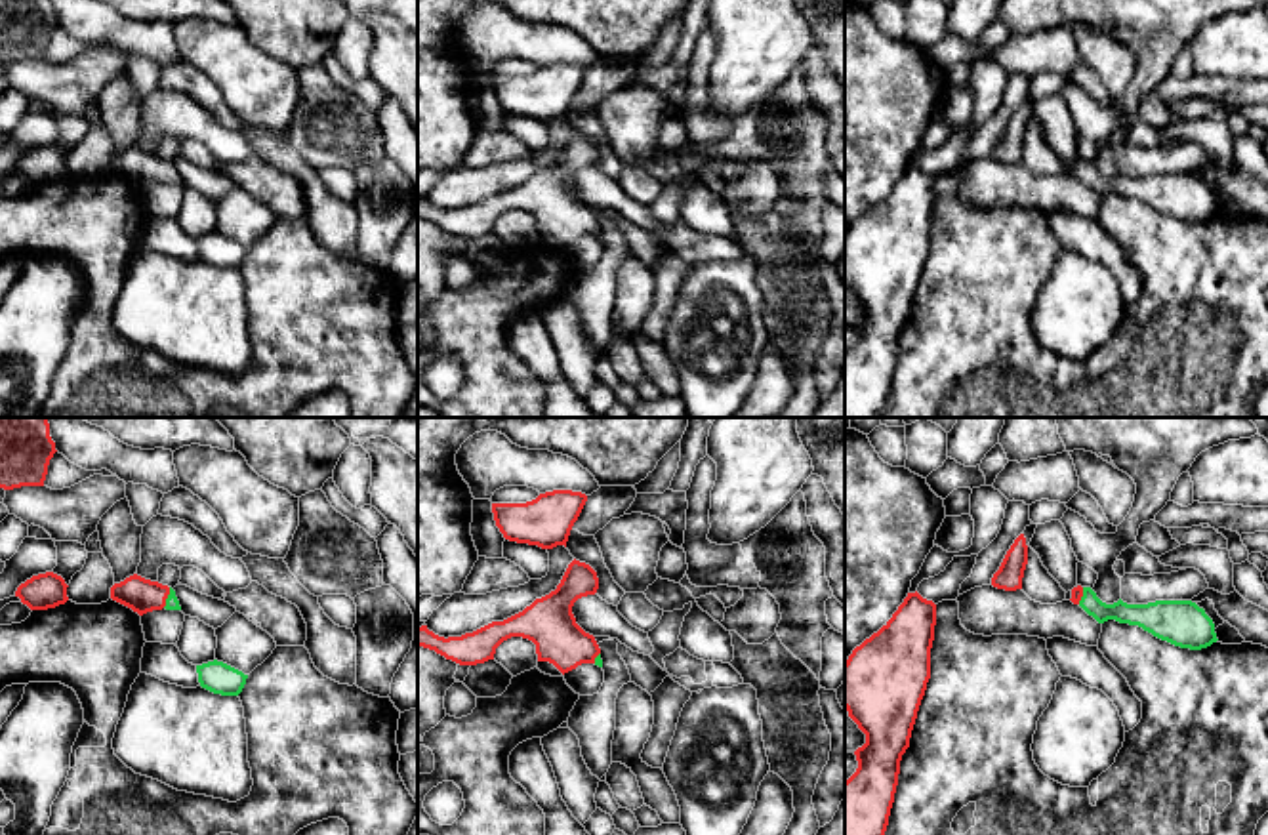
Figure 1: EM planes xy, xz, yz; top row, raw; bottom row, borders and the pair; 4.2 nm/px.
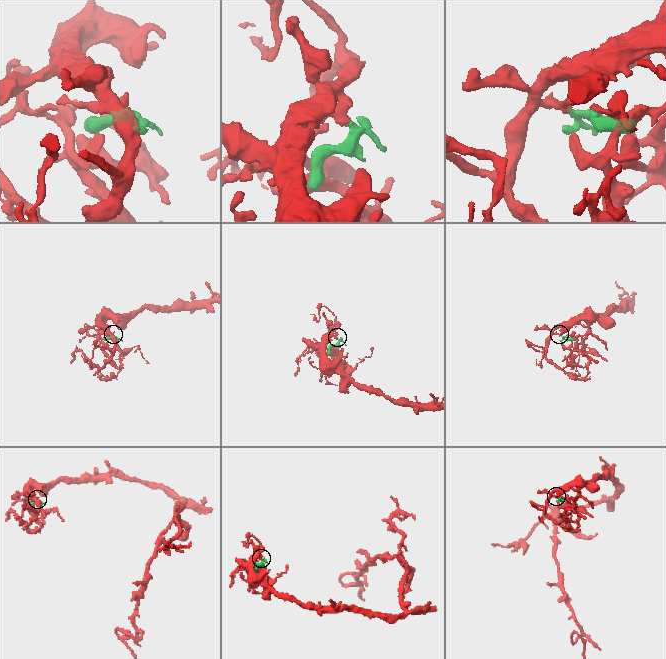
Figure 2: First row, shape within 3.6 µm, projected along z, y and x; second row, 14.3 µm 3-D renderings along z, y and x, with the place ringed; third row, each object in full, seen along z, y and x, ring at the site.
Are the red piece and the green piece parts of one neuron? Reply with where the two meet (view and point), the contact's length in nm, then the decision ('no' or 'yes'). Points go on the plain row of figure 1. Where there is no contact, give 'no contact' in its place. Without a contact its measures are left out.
contact xy (166, 170); length 90 nm; yes

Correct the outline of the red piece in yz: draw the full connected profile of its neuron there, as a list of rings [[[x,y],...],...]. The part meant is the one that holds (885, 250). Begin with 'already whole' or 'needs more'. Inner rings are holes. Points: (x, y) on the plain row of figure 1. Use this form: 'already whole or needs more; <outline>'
already whole; [[[917,164],[908,166],[892,191],[877,206],[856,219],[845,234],[845,282],[866,307],[866,316],[854,324],[858,341],[845,355],[845,418],[883,416],[898,358],[900,334],[910,320],[917,284],[931,252],[931,221],[934,214],[934,198],[936,177],[923,172]]]

